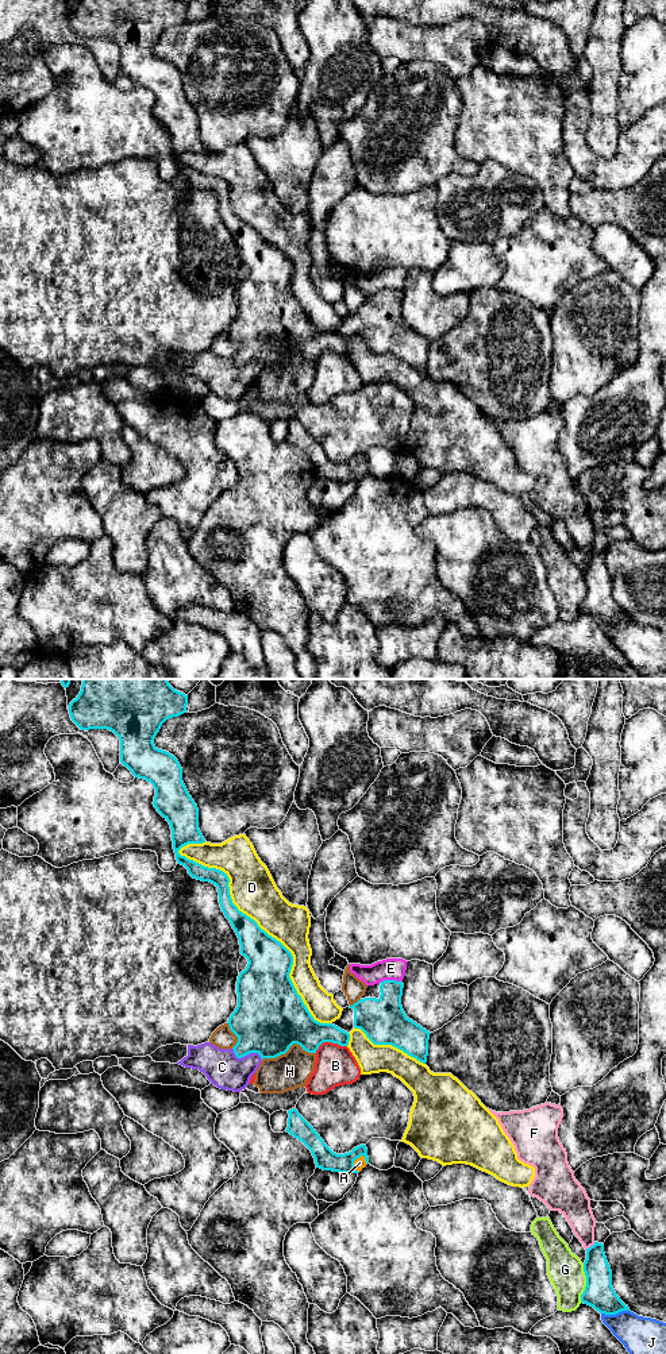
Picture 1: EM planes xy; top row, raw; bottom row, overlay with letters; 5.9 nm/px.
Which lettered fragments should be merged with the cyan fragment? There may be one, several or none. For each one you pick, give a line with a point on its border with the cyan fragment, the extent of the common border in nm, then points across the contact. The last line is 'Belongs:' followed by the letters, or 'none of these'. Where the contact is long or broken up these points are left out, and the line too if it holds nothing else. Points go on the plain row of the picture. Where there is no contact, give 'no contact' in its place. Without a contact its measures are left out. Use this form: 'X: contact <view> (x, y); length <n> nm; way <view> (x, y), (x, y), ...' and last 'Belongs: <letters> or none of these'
A: contact xy (353, 471); length 110 nm; way xy (324, 467), (335, 471), (353, 471), (360, 471)
Belongs: A

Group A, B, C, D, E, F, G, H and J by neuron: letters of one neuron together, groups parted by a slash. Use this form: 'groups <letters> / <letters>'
groups A / B / C / D / E / F / G / H / J

